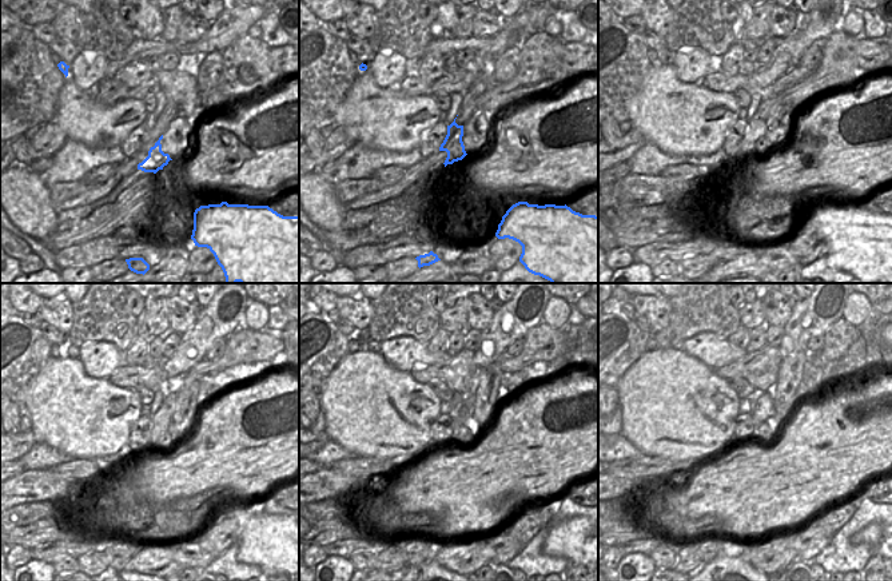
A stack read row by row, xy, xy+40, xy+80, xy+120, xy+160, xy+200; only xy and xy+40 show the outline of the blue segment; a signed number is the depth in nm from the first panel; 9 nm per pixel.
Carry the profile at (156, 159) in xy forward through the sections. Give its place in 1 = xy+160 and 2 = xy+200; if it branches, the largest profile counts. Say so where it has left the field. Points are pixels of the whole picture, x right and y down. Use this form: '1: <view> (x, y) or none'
1: xy+160 (464, 429)
2: xy+200 (768, 429)

